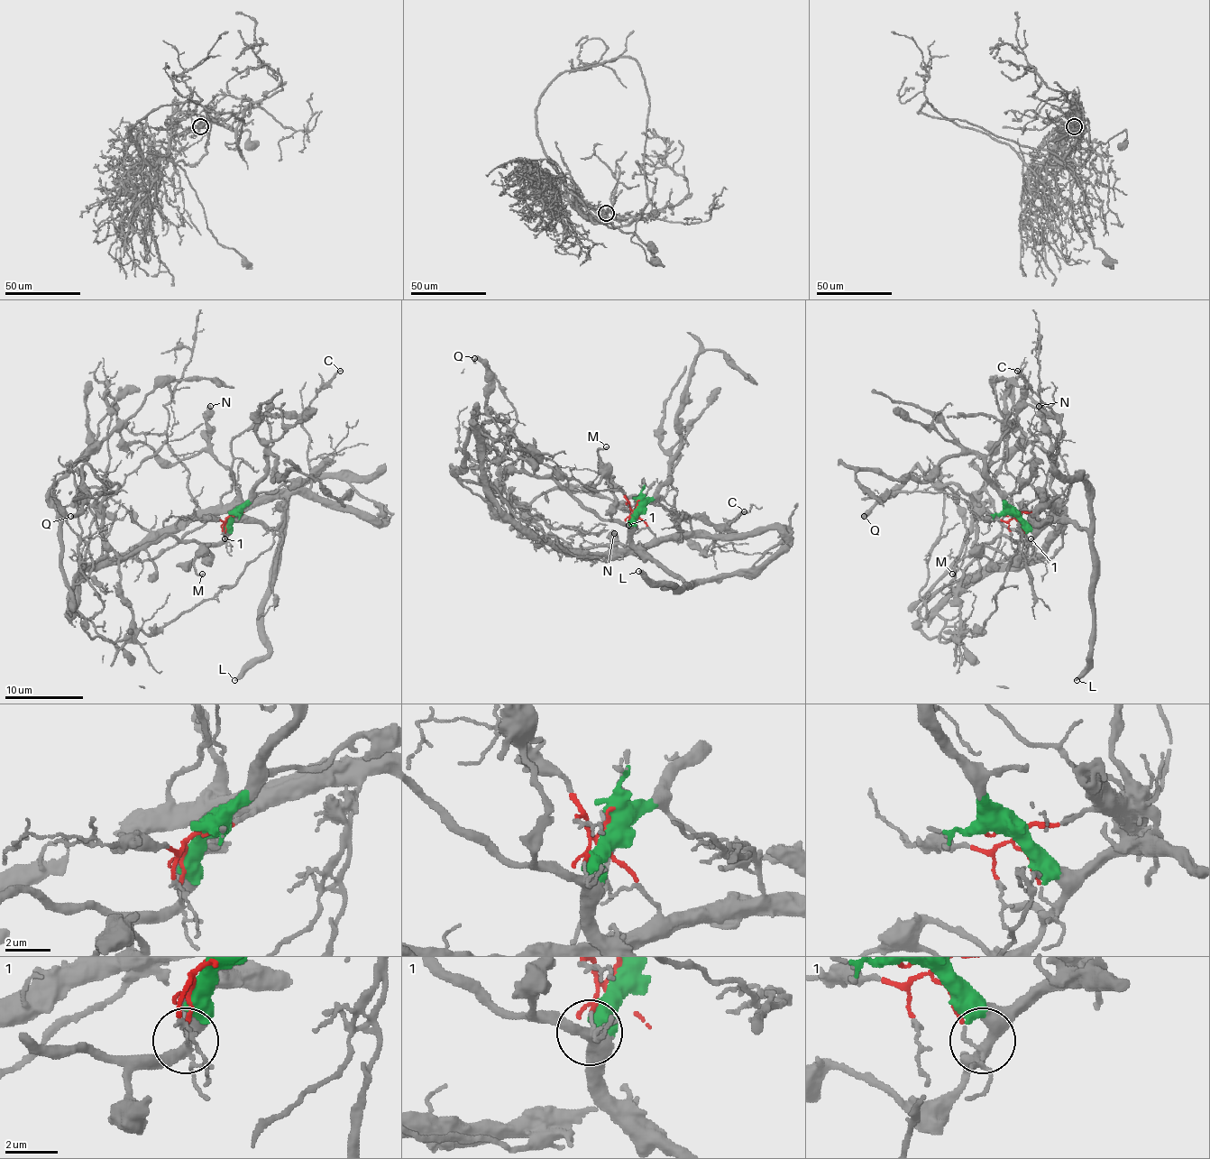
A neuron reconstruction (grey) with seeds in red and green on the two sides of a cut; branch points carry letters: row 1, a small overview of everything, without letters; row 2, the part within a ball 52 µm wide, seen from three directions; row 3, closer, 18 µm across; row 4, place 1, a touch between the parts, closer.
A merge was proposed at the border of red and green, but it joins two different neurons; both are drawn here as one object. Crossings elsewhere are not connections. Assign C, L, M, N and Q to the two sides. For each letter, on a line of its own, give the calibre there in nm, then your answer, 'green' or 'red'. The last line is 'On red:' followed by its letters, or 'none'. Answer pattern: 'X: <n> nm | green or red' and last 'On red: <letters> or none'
C: 180 nm | red
L: 320 nm | green
M: 170 nm | green
N: 440 nm | green
Q: 400 nm | green
On red: C

